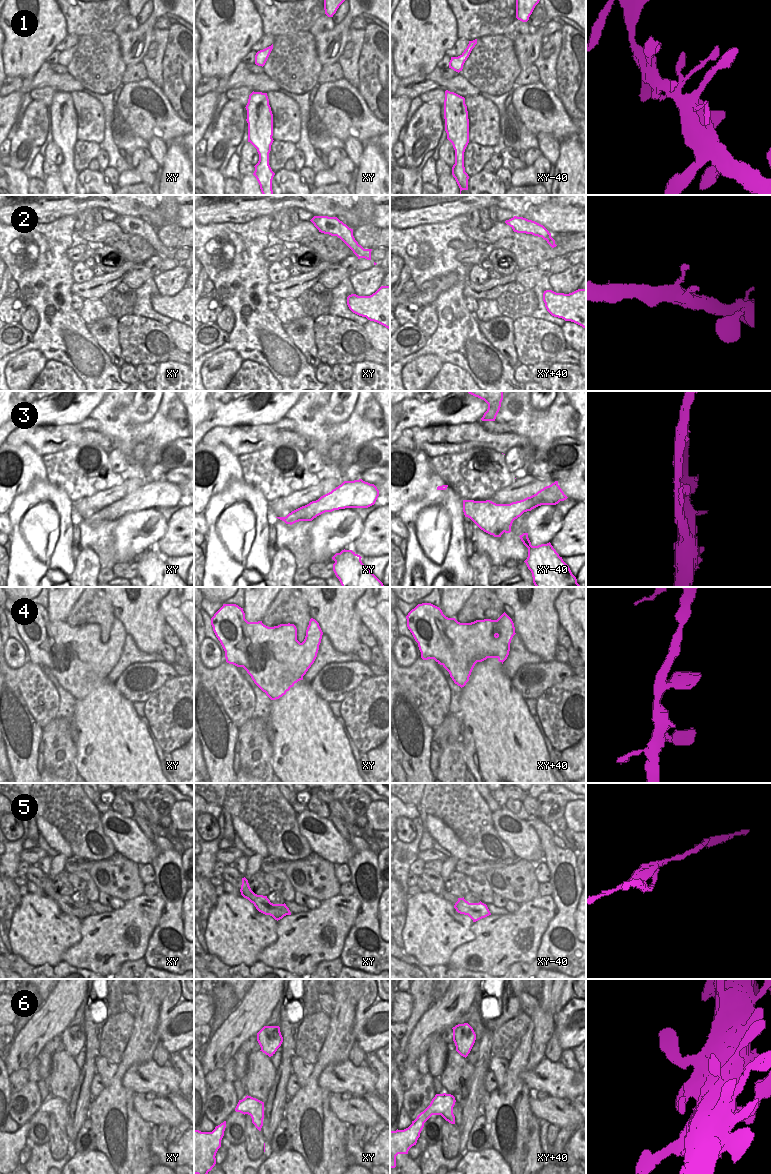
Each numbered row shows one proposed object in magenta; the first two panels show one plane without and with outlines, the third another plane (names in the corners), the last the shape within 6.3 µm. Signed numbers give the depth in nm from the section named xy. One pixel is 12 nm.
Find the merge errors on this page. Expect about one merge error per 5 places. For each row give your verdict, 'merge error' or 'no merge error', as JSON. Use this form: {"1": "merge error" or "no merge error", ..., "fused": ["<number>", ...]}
{"1": "no merge error", "2": "no merge error", "3": "no merge error", "4": "no merge error", "5": "merge error", "6": "no merge error", "fused": ["5"]}

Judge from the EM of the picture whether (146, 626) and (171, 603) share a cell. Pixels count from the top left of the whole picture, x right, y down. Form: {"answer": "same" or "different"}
{"answer": "different"}

